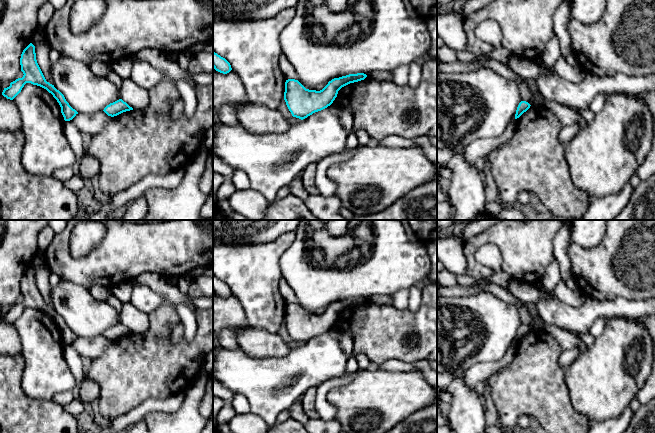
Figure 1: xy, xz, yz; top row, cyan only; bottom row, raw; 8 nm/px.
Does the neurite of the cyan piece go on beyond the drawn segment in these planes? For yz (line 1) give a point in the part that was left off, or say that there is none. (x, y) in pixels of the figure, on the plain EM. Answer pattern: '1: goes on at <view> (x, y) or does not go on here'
1: does not go on here

